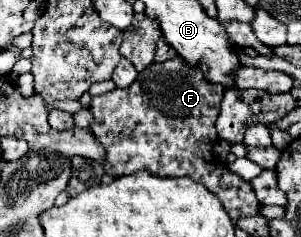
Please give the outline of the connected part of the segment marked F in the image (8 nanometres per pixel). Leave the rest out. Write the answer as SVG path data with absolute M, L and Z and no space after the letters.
M175 57L163 63L151 63L151 67L143 69L137 75L135 83L131 83L131 87L127 89L113 89L105 95L93 97L89 107L89 111L93 113L93 123L89 125L89 129L105 149L105 163L103 163L105 173L113 177L121 177L145 169L161 177L189 177L205 185L223 203L225 211L233 221L237 221L243 215L245 217L257 215L259 201L255 197L251 183L241 179L237 173L229 171L225 163L215 161L213 153L209 151L209 142L217 142L219 139L218 134L215 134L215 119L221 109L223 91L225 87L219 87L217 83L207 83L199 67L191 67L189 63L183 63L181 57Z

